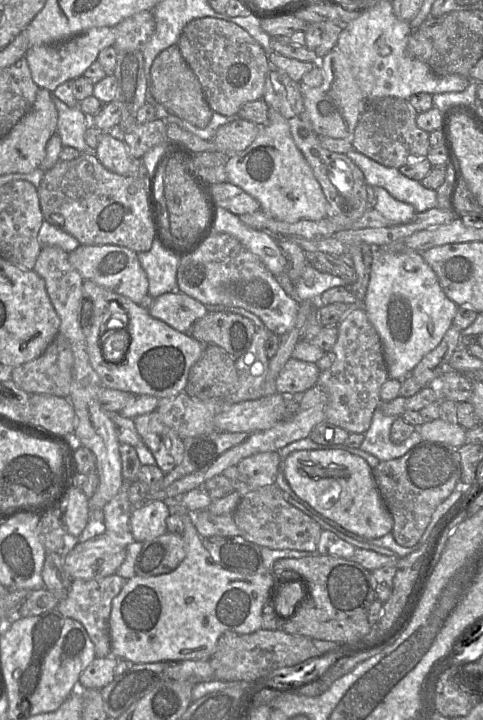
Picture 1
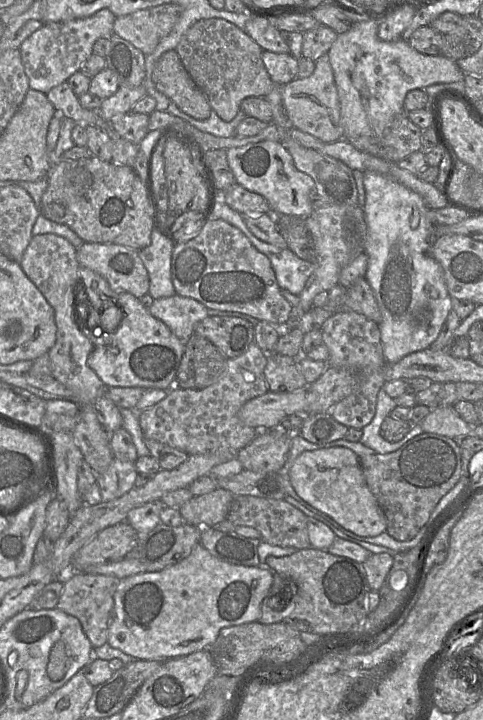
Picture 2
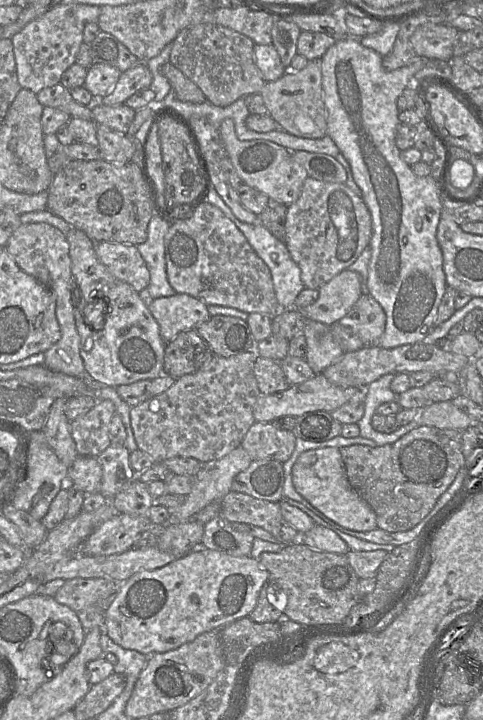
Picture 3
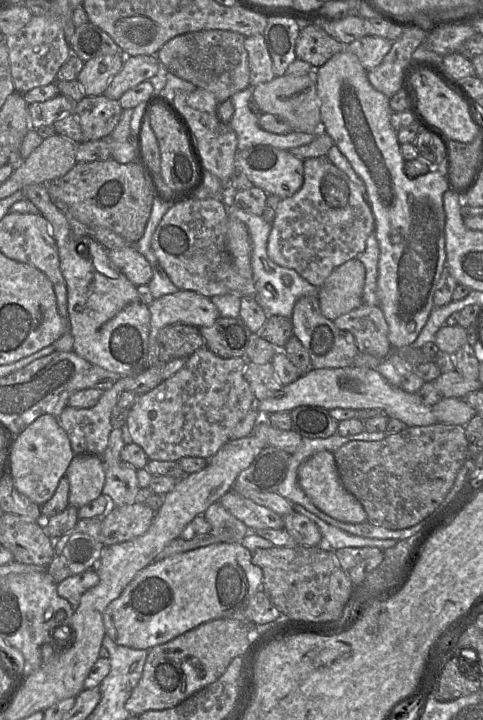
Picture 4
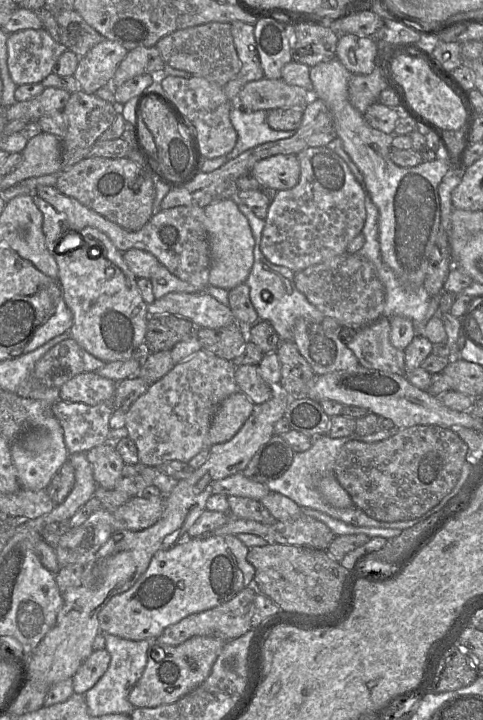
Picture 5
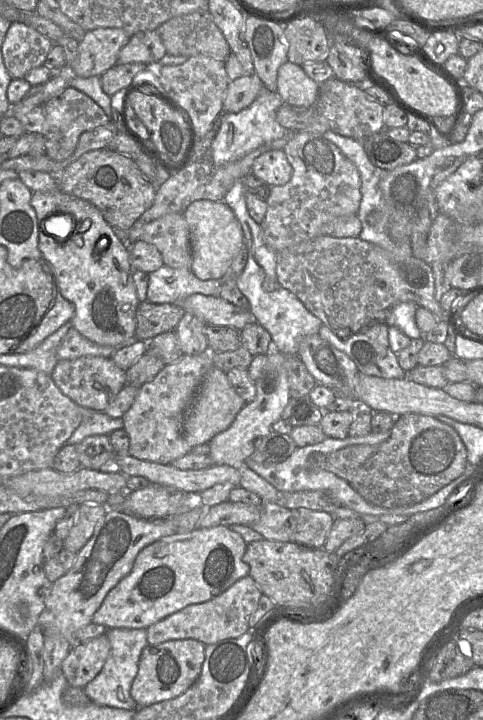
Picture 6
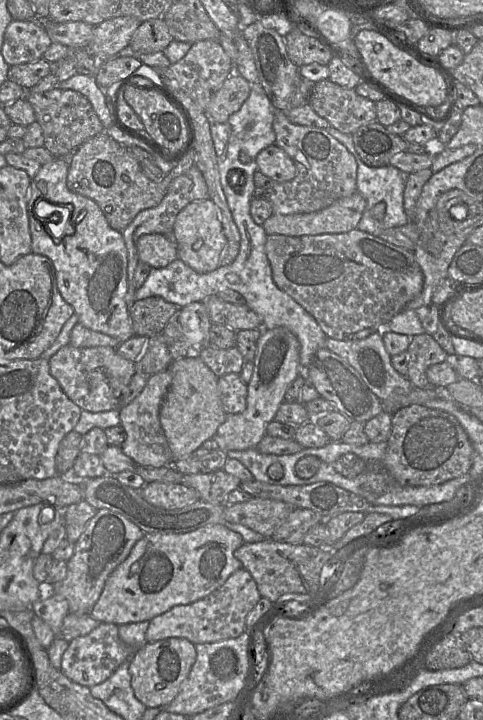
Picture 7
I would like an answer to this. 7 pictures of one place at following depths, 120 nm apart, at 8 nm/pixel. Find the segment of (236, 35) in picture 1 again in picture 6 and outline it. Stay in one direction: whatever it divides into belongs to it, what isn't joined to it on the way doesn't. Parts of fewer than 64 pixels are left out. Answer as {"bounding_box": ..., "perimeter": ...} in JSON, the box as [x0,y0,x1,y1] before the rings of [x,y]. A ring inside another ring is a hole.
{"bounding_box":[157,9,231,62],"perimeter":[[[208,9],[171,18],[157,31],[170,55],[204,55],[226,62],[231,53],[227,40]]]}

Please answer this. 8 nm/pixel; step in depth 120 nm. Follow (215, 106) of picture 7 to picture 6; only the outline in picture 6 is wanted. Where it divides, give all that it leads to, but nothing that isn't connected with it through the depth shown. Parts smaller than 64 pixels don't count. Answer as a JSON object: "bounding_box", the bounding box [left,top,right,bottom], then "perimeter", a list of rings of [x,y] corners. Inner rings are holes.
{"bounding_box":[223,75,263,113],"perimeter":[[[243,75],[230,81],[223,101],[223,113],[238,113],[249,107],[263,88],[263,83],[255,75]]]}

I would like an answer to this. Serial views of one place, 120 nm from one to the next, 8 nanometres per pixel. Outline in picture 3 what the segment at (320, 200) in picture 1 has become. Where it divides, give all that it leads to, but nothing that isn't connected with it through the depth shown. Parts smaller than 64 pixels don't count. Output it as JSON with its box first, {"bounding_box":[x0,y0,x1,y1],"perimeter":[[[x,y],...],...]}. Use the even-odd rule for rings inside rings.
{"bounding_box":[219,118,308,206],"perimeter":[[[231,118],[222,121],[219,134],[226,154],[244,184],[286,206],[298,200],[308,175],[305,168],[294,160],[288,149],[263,139],[240,141],[236,136],[235,124]]]}

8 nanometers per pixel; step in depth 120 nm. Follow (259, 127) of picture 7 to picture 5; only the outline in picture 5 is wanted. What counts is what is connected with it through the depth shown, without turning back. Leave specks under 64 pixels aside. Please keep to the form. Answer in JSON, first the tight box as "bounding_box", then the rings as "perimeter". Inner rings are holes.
{"bounding_box":[226,106,294,160],"perimeter":[[[233,106],[230,121],[237,132],[237,143],[226,156],[228,160],[261,144],[293,136],[294,131],[272,129],[267,123],[267,116],[268,111],[266,110],[245,112],[239,106]]]}

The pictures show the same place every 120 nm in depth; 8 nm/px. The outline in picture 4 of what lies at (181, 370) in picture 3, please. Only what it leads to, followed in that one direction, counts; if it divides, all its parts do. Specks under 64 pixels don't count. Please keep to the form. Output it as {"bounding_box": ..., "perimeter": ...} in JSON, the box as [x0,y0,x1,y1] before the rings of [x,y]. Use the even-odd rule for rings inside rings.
{"bounding_box":[158,323,205,364],"perimeter":[[[182,323],[170,324],[158,333],[159,363],[165,364],[176,358],[188,358],[205,346],[199,328]]]}

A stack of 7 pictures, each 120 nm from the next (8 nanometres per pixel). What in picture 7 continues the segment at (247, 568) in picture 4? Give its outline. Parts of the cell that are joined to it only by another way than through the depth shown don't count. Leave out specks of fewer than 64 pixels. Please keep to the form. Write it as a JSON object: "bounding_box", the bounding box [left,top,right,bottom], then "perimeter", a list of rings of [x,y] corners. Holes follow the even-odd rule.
{"bounding_box":[89,524,243,625],"perimeter":[[[223,524],[207,525],[181,534],[145,534],[135,543],[129,556],[110,574],[98,601],[89,613],[101,623],[122,625],[150,621],[174,606],[202,599],[222,586],[232,573],[243,568],[234,556],[234,551],[243,543],[239,533]]]}

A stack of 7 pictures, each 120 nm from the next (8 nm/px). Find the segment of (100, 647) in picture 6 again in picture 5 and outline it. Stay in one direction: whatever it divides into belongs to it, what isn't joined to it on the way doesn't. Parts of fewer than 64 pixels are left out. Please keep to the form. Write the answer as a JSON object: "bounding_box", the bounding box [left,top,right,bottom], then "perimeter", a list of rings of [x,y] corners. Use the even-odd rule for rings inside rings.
{"bounding_box":[72,649,110,695],"perimeter":[[[105,649],[94,650],[72,677],[75,693],[84,695],[106,672],[110,654]]]}

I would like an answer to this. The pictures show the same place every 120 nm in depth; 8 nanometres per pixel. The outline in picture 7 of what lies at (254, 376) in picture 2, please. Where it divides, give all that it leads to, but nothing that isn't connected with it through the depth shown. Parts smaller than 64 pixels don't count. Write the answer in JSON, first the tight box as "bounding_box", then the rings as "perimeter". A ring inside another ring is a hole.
{"bounding_box":[119,369,173,468],"perimeter":[[[169,369],[150,376],[141,393],[132,402],[119,408],[120,425],[126,433],[120,448],[125,455],[142,466],[160,468],[173,465],[172,453],[159,419],[160,406],[171,380]]]}

